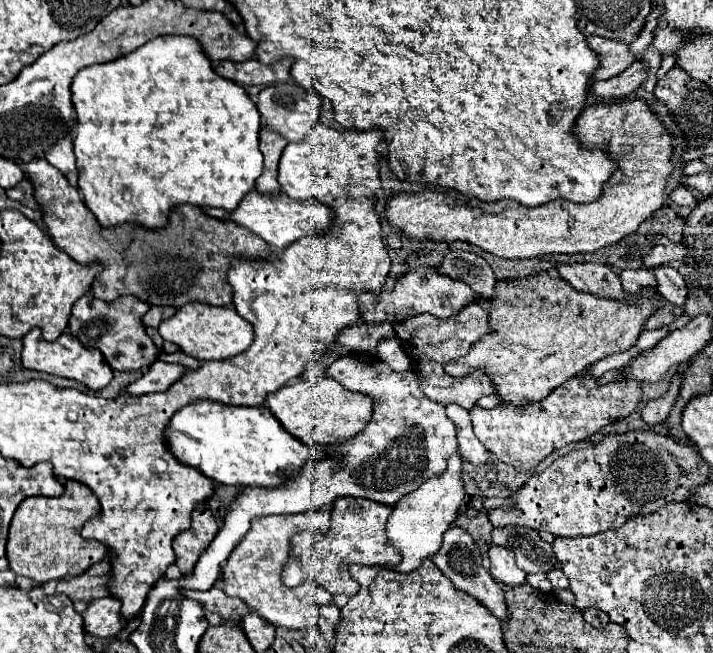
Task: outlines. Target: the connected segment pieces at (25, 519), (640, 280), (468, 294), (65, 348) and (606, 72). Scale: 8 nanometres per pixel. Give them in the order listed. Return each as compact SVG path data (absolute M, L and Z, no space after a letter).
M66 481L60 497L28 497L22 501L10 523L10 535L6 545L6 557L10 569L16 575L46 583L50 579L62 579L66 575L82 575L94 563L108 557L108 545L90 541L80 535L82 525L100 515L100 503L96 495L82 483Z
M624 269L620 273L622 289L630 295L636 295L642 287L656 287L656 279L650 269Z
M414 269L408 271L396 285L394 289L382 289L380 297L360 297L360 309L364 309L364 321L368 325L380 325L380 323L402 323L408 317L416 313L430 313L440 319L448 319L458 315L464 307L480 303L480 297L464 285L464 281L456 281L448 275L438 273L438 269Z
M34 327L24 339L24 349L22 349L22 365L26 369L34 369L34 371L42 371L42 373L50 373L50 375L58 375L58 377L66 377L66 379L74 379L78 383L84 383L86 387L90 387L92 391L100 391L102 387L106 387L112 379L112 369L108 367L108 363L104 361L104 357L96 351L96 349L84 349L80 347L80 341L76 341L70 333L62 333L56 341L46 341L40 333L38 327Z
M596 35L586 37L586 41L600 59L600 65L594 71L592 81L610 79L610 77L622 73L634 61L634 55L628 51L628 45L622 41L608 41L608 39L596 37Z

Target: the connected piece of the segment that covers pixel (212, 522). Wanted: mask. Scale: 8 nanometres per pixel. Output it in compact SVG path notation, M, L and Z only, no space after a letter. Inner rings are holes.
M208 505L196 507L196 511L192 513L192 527L174 539L176 565L180 567L182 575L190 575L194 571L200 555L214 541L216 533L218 525Z

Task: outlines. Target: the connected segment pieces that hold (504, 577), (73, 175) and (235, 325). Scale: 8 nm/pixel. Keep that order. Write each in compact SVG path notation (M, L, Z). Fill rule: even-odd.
M490 545L490 575L506 585L520 585L524 583L526 573L514 563L512 549L506 549L504 545Z
M70 135L56 141L56 145L46 153L46 159L68 179L68 183L72 187L78 187L78 169L76 169L76 161L74 161L74 153L72 153Z
M188 303L176 311L168 321L162 321L158 327L164 341L176 343L184 353L200 359L200 361L212 361L212 359L228 359L242 351L246 351L252 343L254 329L252 325L236 313L236 309L228 307L214 307L206 303Z

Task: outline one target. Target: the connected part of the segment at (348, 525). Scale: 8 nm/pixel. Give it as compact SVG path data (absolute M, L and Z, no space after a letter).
M340 497L332 503L332 519L326 535L300 533L292 537L292 557L284 567L282 581L288 587L296 587L306 579L314 579L320 587L332 595L354 597L358 583L352 581L348 573L350 563L362 565L390 565L400 563L400 553L386 541L386 521L392 513L390 505L376 503L372 499L360 497Z

